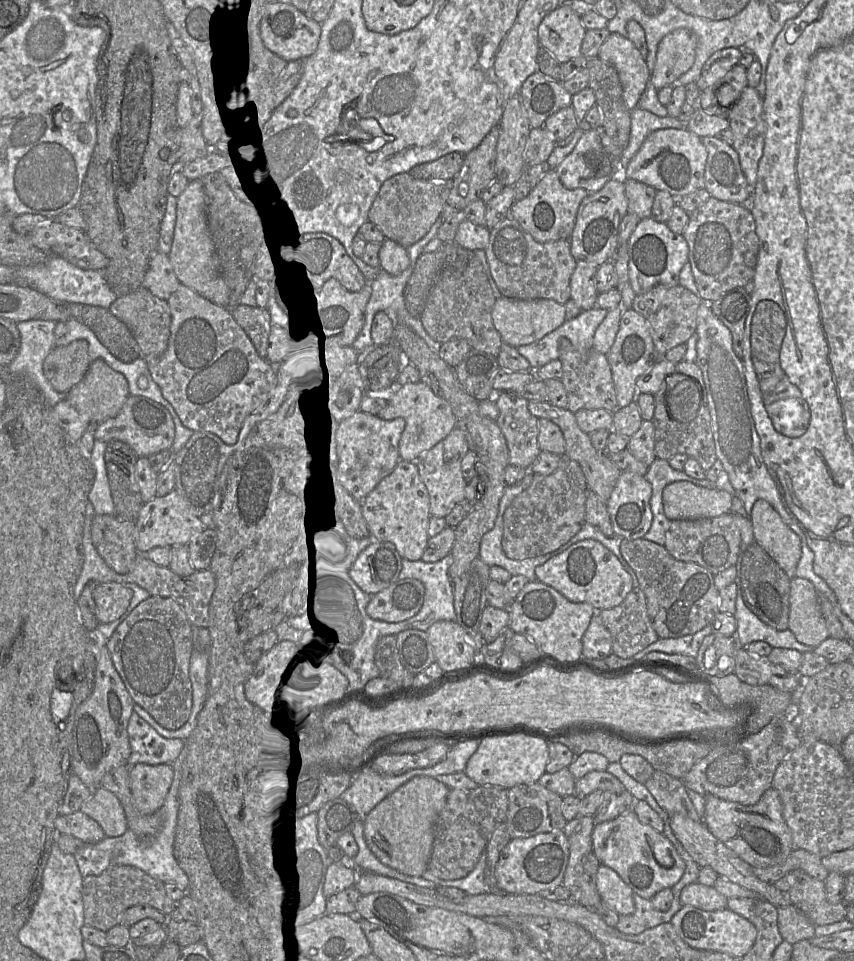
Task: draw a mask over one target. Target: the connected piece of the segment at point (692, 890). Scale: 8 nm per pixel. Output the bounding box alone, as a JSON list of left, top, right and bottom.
[680,882,728,911]

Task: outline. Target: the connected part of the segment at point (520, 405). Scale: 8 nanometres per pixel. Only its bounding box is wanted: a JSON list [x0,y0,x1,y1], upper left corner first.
[493,391,540,469]

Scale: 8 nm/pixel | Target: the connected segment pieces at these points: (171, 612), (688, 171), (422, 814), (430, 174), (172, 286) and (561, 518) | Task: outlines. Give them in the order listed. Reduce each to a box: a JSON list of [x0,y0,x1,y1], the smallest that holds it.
[[105,596,195,730],[622,129,708,200],[364,776,450,876],[408,152,463,182],[142,250,180,300],[502,455,587,560]]

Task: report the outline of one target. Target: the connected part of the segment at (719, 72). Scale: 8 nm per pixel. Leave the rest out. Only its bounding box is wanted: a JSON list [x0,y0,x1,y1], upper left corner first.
[696,47,742,97]

